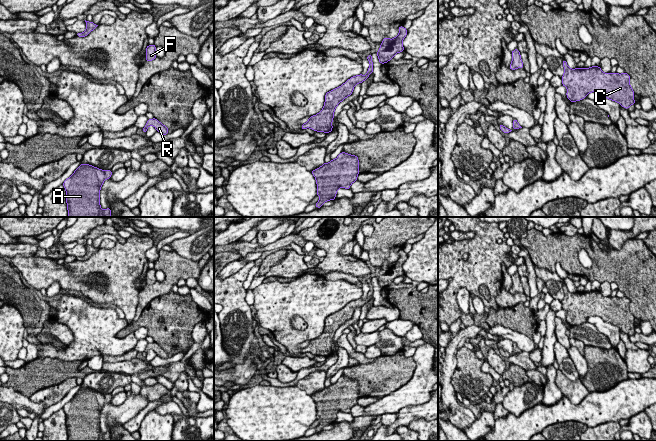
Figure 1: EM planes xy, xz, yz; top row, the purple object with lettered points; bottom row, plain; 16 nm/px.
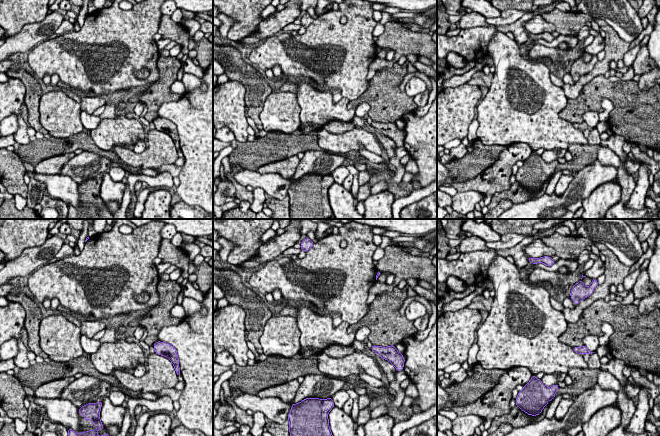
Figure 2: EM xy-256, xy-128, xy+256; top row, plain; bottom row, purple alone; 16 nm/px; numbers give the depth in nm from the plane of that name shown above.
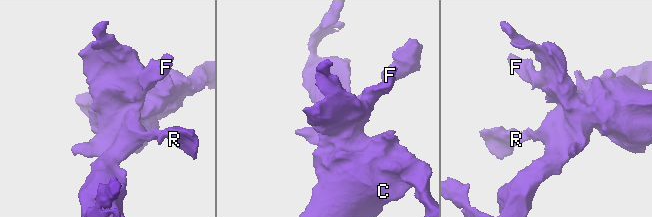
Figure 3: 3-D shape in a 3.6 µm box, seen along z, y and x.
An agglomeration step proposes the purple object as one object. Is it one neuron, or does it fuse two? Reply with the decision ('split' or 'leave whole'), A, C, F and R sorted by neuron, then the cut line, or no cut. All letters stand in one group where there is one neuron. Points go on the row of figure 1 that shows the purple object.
leave whole | A C F R | no cut

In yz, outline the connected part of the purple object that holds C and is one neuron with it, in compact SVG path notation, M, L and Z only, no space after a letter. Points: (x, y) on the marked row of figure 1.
M566 60L562 63L565 71L561 77L562 85L567 88L566 95L570 102L580 101L586 98L588 93L596 92L618 102L625 109L636 104L627 73L604 73L599 66L571 69Z

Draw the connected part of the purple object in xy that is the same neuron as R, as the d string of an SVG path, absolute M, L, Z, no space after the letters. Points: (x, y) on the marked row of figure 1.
M153 118L153 119L148 119L145 127L142 129L142 131L144 133L146 133L147 131L147 128L149 126L154 126L157 130L157 132L163 134L163 135L166 135L166 134L169 134L168 133L168 128L166 126L164 126L162 123L160 123L156 118Z

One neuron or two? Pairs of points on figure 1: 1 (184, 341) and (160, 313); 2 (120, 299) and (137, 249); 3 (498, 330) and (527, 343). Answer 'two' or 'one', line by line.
1: one
2: one
3: one

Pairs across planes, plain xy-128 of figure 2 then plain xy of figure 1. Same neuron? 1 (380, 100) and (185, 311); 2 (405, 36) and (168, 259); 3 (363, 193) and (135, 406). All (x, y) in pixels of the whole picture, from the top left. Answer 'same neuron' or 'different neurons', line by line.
1: same neuron
2: same neuron
3: different neurons

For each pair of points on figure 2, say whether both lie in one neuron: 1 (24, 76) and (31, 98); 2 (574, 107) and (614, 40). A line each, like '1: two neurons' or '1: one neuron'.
1: one neuron
2: two neurons

